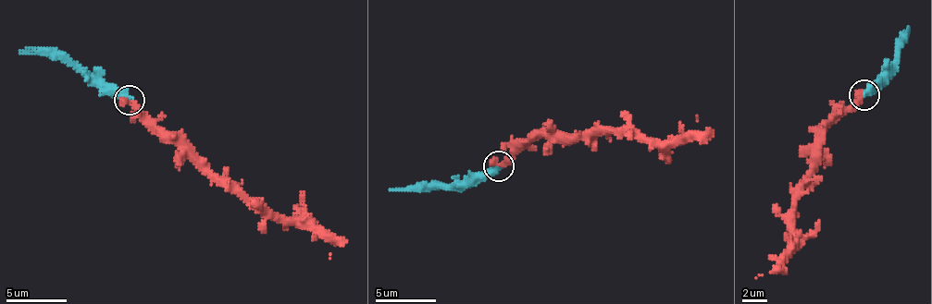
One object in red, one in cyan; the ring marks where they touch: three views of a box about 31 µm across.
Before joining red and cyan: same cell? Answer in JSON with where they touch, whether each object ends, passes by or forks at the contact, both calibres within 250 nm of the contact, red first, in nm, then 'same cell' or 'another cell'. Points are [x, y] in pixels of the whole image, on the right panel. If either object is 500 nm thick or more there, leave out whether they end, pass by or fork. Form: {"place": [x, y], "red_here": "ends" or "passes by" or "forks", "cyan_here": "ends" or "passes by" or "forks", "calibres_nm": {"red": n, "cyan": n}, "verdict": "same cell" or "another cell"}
{"place": [863, 94], "red_here": "ends", "cyan_here": "ends", "calibres_nm": {"red": 440, "cyan": 440}, "verdict": "same cell"}

